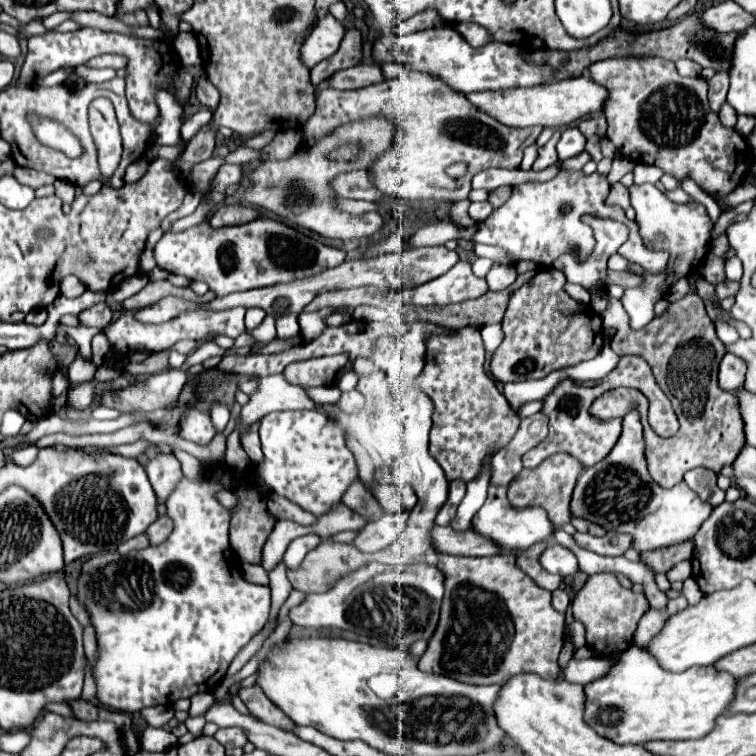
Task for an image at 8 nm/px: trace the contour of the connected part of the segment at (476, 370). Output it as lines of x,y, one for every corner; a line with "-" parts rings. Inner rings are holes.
462,327
450,335
432,335
426,341
426,365
418,379
434,403
430,453
444,469
448,481
472,481
494,447
504,447
518,429
520,417
510,409
494,381
484,373
484,343
480,329

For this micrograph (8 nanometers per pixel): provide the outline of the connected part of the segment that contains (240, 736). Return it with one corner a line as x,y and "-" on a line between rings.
228,727
228,729
218,729
216,731
216,741
220,741
224,747
244,747
246,745
246,737
244,737
244,729
236,729
236,727

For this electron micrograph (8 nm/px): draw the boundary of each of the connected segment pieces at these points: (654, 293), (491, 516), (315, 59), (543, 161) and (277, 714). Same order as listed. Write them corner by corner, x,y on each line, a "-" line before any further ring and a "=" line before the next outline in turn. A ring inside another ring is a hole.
630,265
628,271
634,271
634,273
644,277
644,285
642,287
626,289
624,297
622,297
624,311
630,317
630,327
642,329
644,325
648,325
654,319
654,303
658,299
658,289
664,283
666,273
650,275
644,269
640,269
638,265
=
490,487
488,489
488,499
486,499
484,507
472,519
472,527
478,533
482,533
484,537
498,543
502,549
520,549
520,551
528,549
530,545
534,545
538,541
550,539
556,531
548,513
544,513
542,507
524,507
524,509
512,507
508,501
506,487
=
326,15
322,21
318,21
312,29
312,33
306,37
300,57
308,67
314,67
322,59
328,59
336,53
344,39
344,25
336,21
332,15
=
556,131
552,135
552,139
544,147
538,149
538,157
536,157
534,165
532,165
534,171
544,171
544,169
548,169
550,165
554,165
558,161
558,155
556,155
556,141
558,139
560,139
560,131
=
260,685
238,689
238,697
250,709
250,713
254,717
258,717
260,721
264,721
268,725
274,725
274,727
280,727
280,729
286,729
286,731
292,729
294,723
264,695

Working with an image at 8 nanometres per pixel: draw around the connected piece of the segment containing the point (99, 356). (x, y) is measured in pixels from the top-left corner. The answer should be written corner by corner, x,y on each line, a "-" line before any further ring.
104,333
94,335
94,339
92,339
92,363
104,365
108,359
108,353
110,353
110,345
108,345
108,339
104,337

